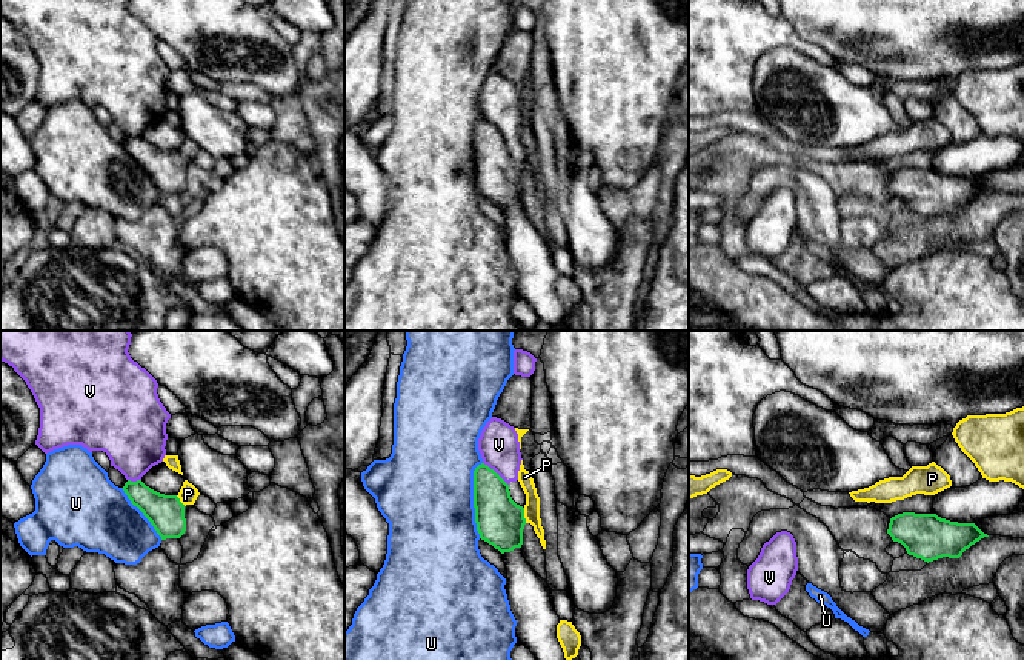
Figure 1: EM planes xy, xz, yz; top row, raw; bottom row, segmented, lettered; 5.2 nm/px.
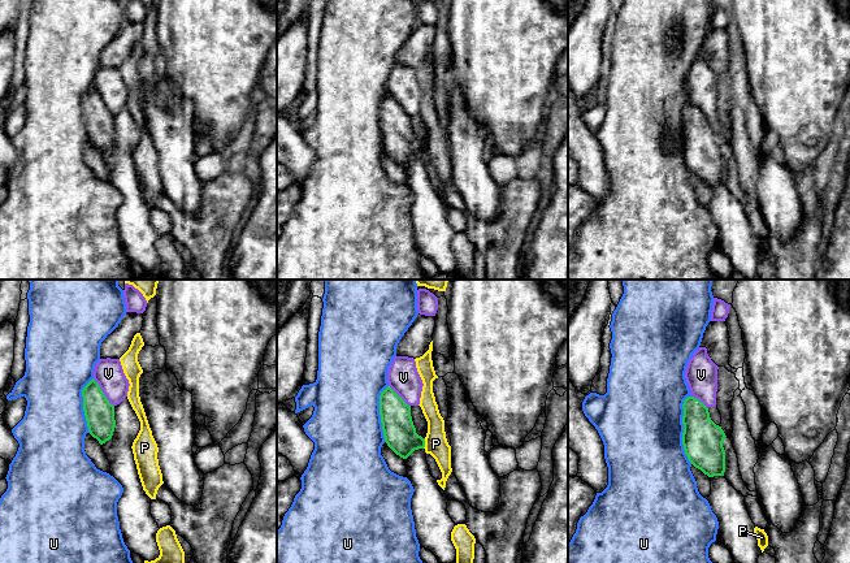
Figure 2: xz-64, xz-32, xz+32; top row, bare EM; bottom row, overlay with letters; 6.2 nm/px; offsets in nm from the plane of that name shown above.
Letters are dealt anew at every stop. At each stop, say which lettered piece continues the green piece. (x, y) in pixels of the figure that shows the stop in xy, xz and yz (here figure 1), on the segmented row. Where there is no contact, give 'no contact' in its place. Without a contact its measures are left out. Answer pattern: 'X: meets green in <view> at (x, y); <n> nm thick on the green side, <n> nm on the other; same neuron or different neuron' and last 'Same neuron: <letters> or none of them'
P: meets green in xz at (523, 516); 260 nm thick on the green side, 80 nm on the other; different neuron
U: meets green in xz at (474, 500); 260 nm thick on the green side, 500 nm on the other; different neuron
V: meets green in xz at (495, 473); 240 nm thick on the green side, 220 nm on the other; different neuron
Same neuron: none of them

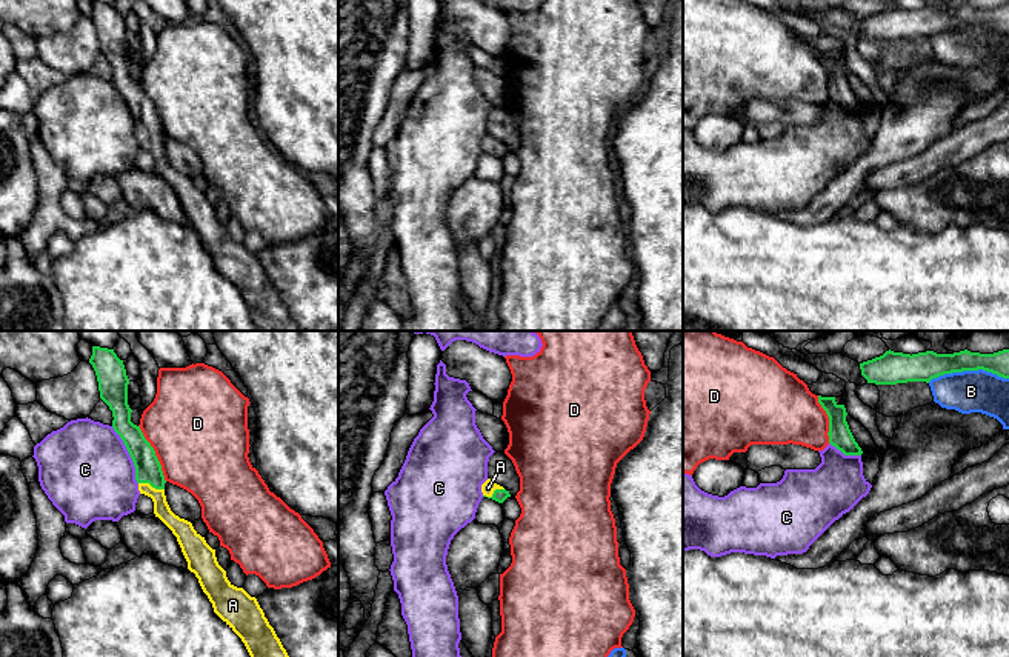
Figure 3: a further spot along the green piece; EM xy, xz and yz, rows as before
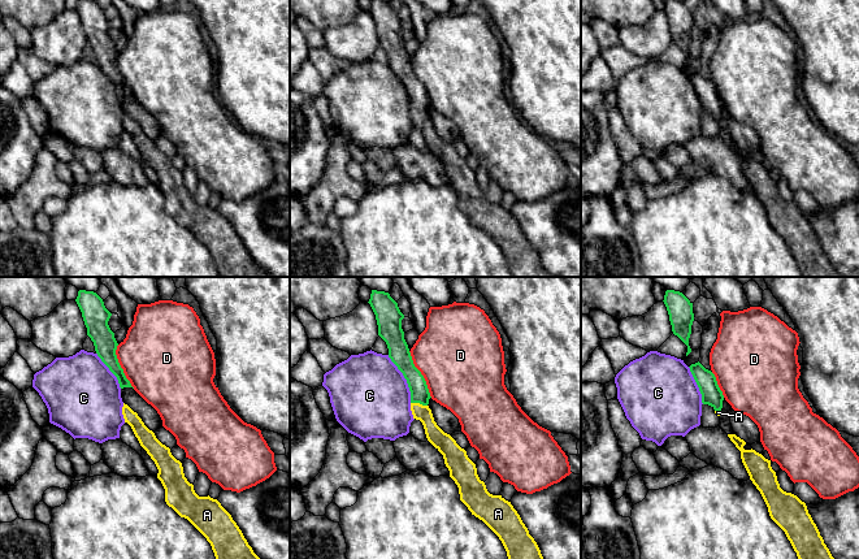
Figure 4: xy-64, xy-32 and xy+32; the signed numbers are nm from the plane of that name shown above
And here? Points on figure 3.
A: meets green in xy at (151, 485); 140 nm thick on the green side, 90 nm on the other; same neuron
B: meets green in yz at (968, 370); 160 nm thick on the green side, 220 nm on the other; different neuron
C: meets green in xy at (129, 454); 140 nm thick on the green side, 480 nm on the other; different neuron
D: meets green in xy at (154, 453); 140 nm thick on the green side, 500 nm on the other; different neuron
Same neuron: A

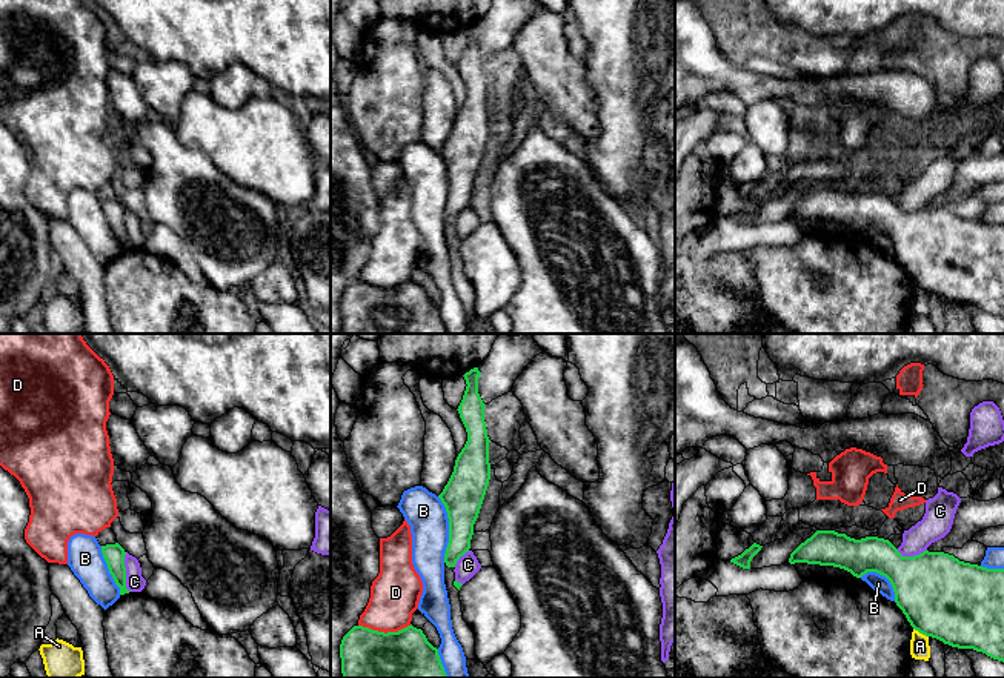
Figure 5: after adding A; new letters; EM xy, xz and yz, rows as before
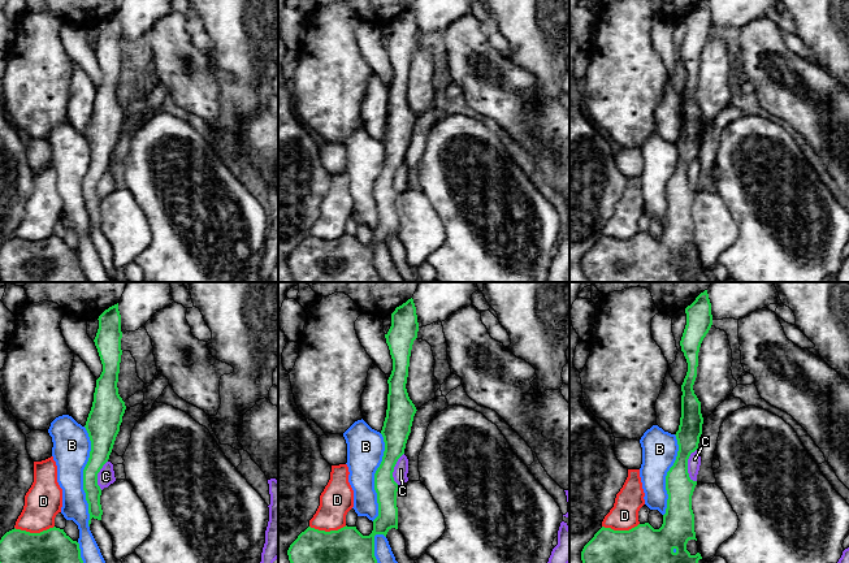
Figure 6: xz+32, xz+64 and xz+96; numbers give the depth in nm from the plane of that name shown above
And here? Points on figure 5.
A: meets green in yz at (921, 632); 440 nm thick on the green side, 110 nm on the other; different neuron
B: meets green in xz at (449, 529); 220 nm thick on the green side, 200 nm on the other; different neuron
C: meets green in xy at (125, 572); 110 nm thick on the green side, 100 nm on the other; different neuron
D: meets green in xz at (383, 632); 480 nm thick on the green side, 260 nm on the other; different neuron
Same neuron: none of them

